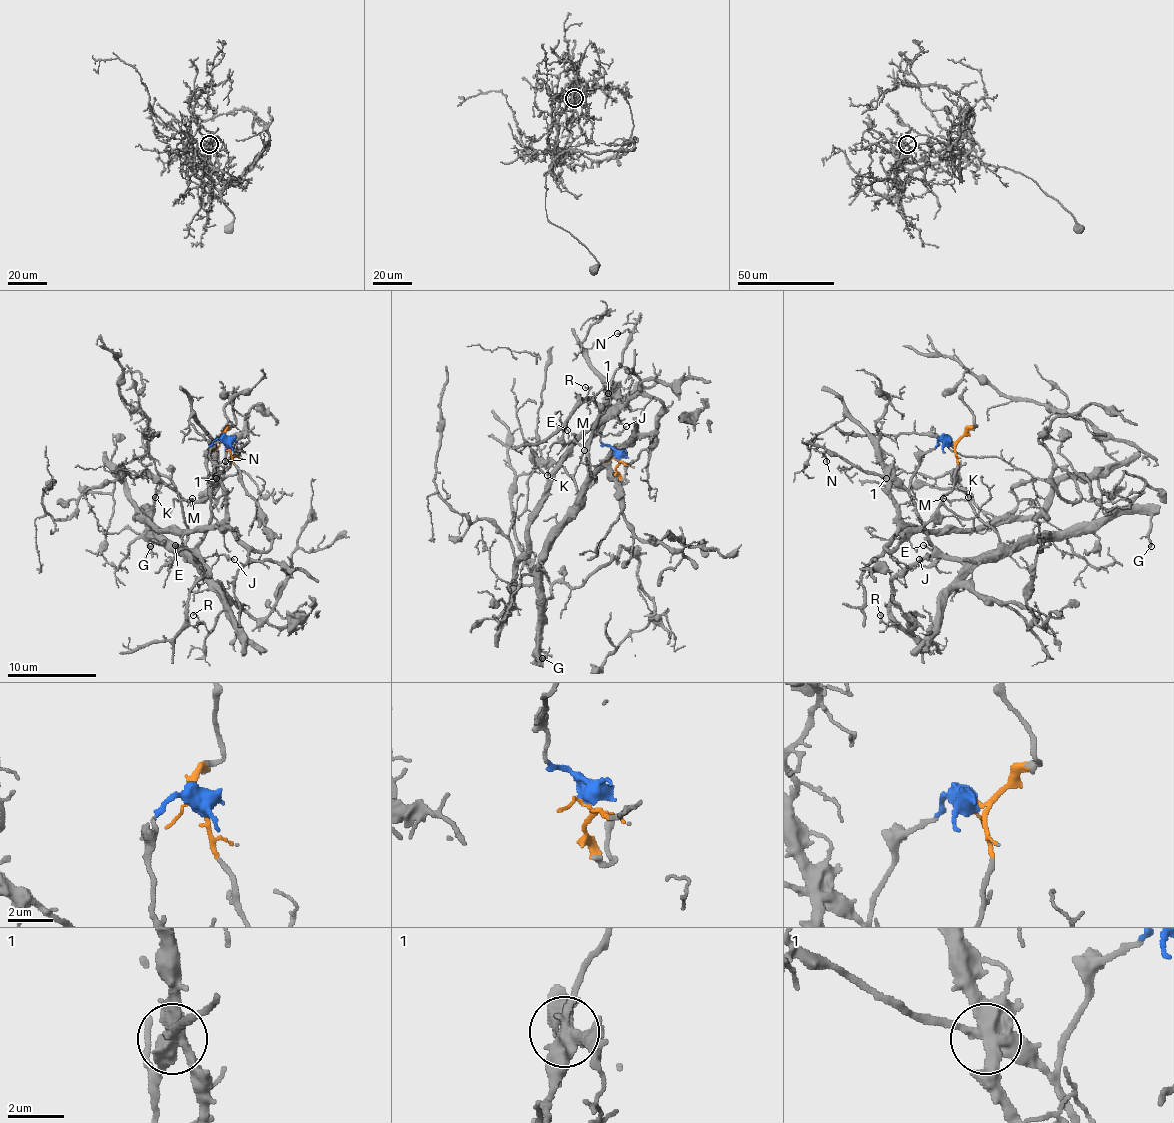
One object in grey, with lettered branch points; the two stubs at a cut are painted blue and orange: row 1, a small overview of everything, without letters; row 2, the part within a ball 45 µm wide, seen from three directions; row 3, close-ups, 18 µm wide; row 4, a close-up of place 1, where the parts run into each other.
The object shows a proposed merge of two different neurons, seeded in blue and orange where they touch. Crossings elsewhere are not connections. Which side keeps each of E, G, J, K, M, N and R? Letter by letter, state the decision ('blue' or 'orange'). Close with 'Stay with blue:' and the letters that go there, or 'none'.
E: blue
G: blue
J: blue
K: blue
M: blue
N: blue
R: blue
Stay with blue: E, G, J, K, M, N, R

